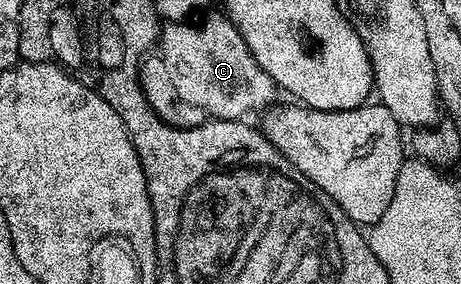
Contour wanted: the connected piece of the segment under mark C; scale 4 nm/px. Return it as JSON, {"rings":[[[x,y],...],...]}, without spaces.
{"rings":[[[208,19],[205,23],[196,21],[168,21],[163,24],[158,40],[158,51],[164,58],[164,67],[172,78],[172,87],[176,95],[188,107],[197,107],[201,116],[212,119],[235,119],[248,117],[251,111],[263,112],[273,106],[275,95],[278,95],[276,82],[264,72],[262,65],[254,59],[254,53],[246,45],[242,33],[233,25],[231,19]]]}

